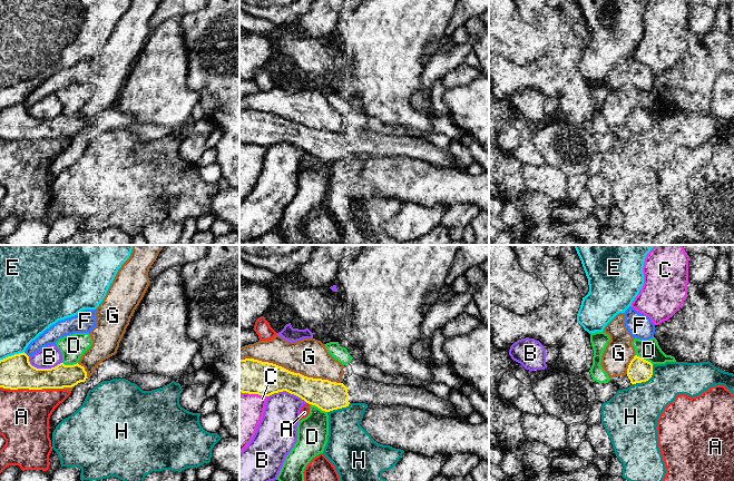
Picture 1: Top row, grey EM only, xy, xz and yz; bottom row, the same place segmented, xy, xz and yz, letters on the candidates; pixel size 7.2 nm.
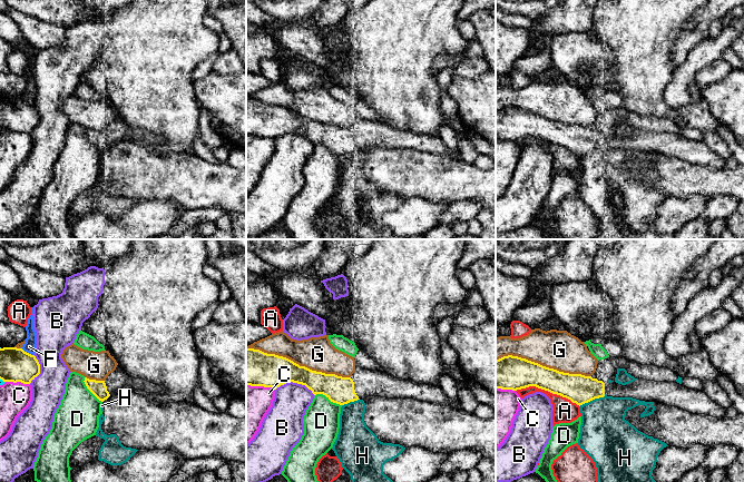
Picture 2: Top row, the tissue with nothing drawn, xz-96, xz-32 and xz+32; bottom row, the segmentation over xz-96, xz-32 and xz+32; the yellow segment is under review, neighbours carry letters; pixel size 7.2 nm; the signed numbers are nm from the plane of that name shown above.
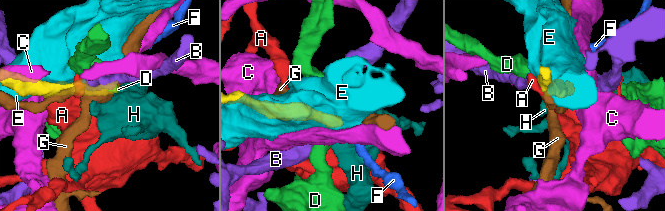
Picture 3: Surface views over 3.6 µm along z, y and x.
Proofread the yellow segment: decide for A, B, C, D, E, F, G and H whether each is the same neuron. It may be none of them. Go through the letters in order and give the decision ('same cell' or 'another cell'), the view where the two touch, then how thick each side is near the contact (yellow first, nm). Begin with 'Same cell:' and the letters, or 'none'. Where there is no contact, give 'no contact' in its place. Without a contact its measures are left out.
Same cell: none
A: another cell | xy | 240/360 nm
B: another cell | xy | 240/160 nm
C: another cell | xz | 260/300 nm
D: another cell | xz | 220/220 nm
E: another cell | xy | 240/300 nm
F: another cell | xy | 240/110 nm
G: another cell | xz | 240/280 nm
H: another cell | yz | 170/360 nm

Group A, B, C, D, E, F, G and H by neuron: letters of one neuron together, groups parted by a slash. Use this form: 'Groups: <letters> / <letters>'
Groups: A / B / C / D / E / F / G / H

